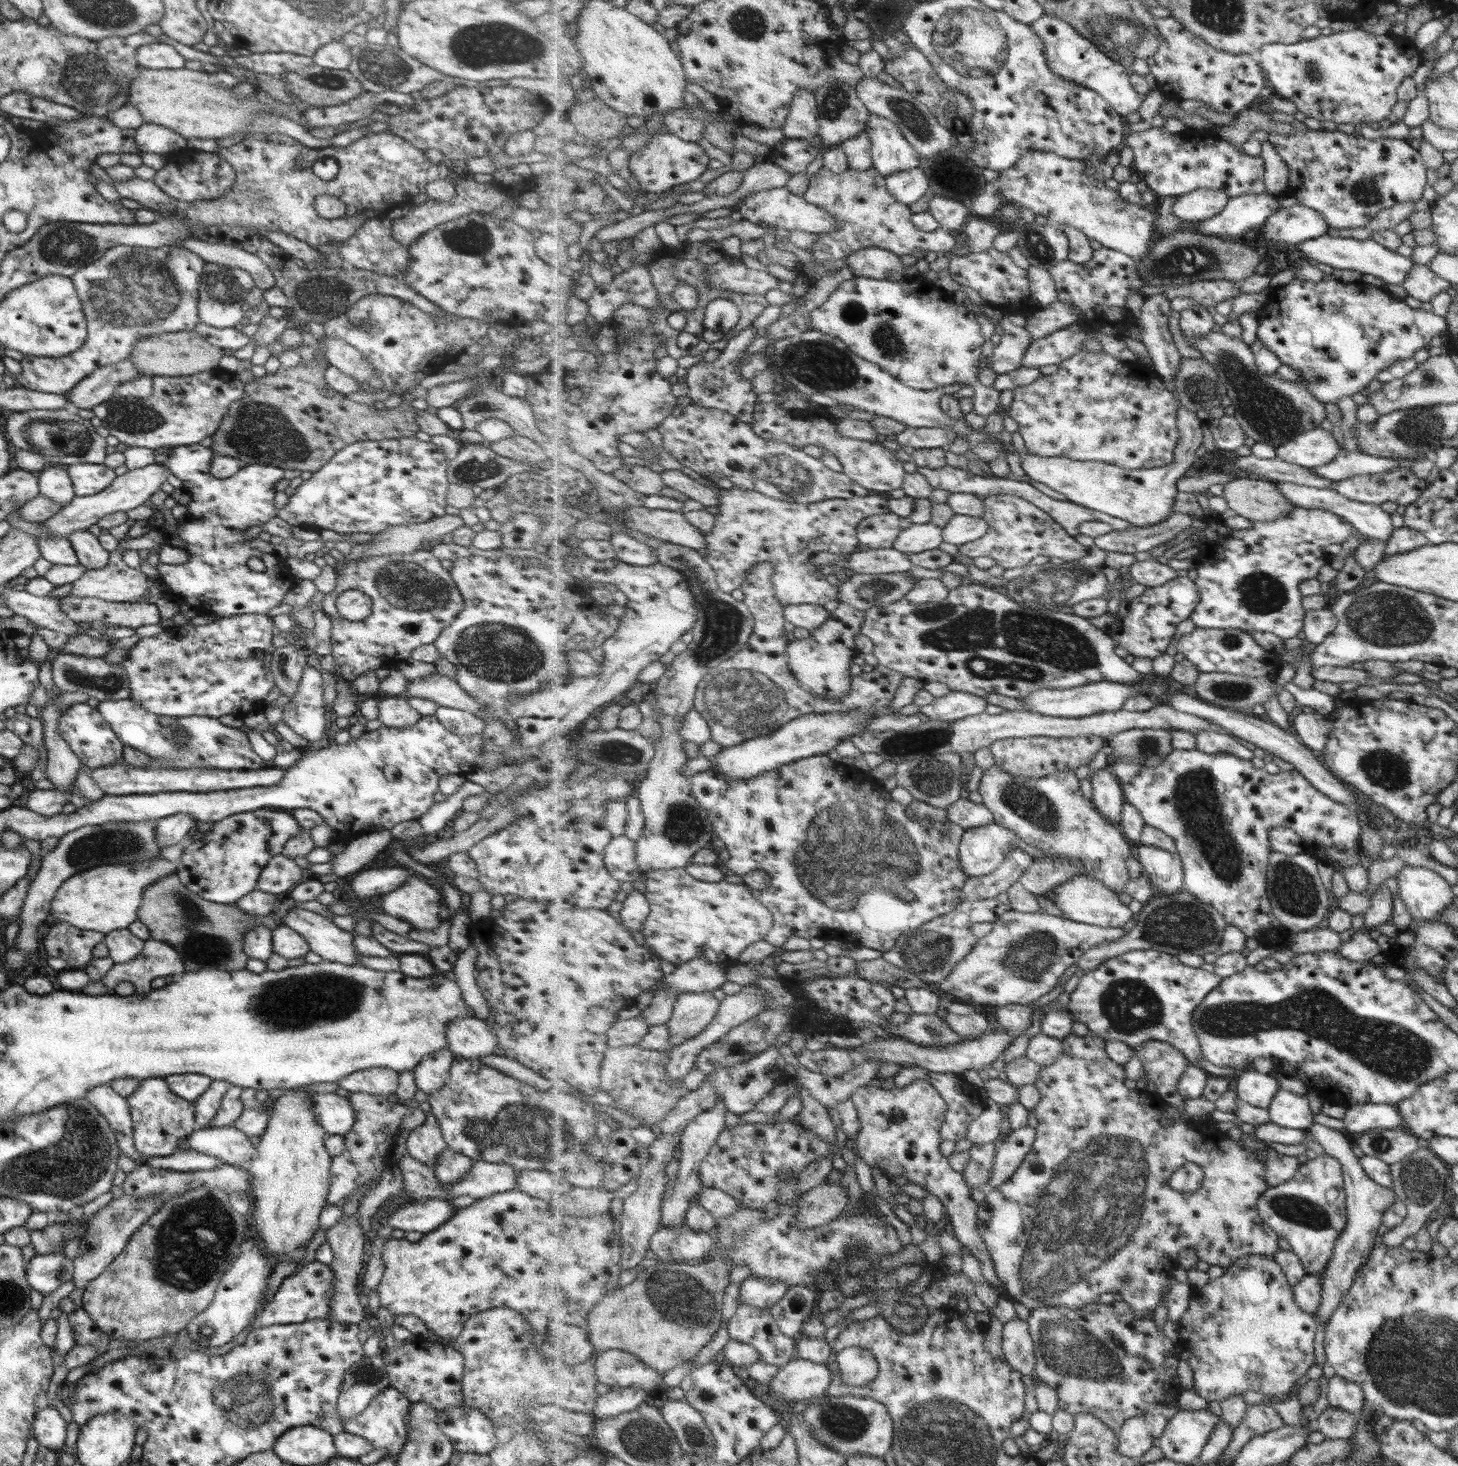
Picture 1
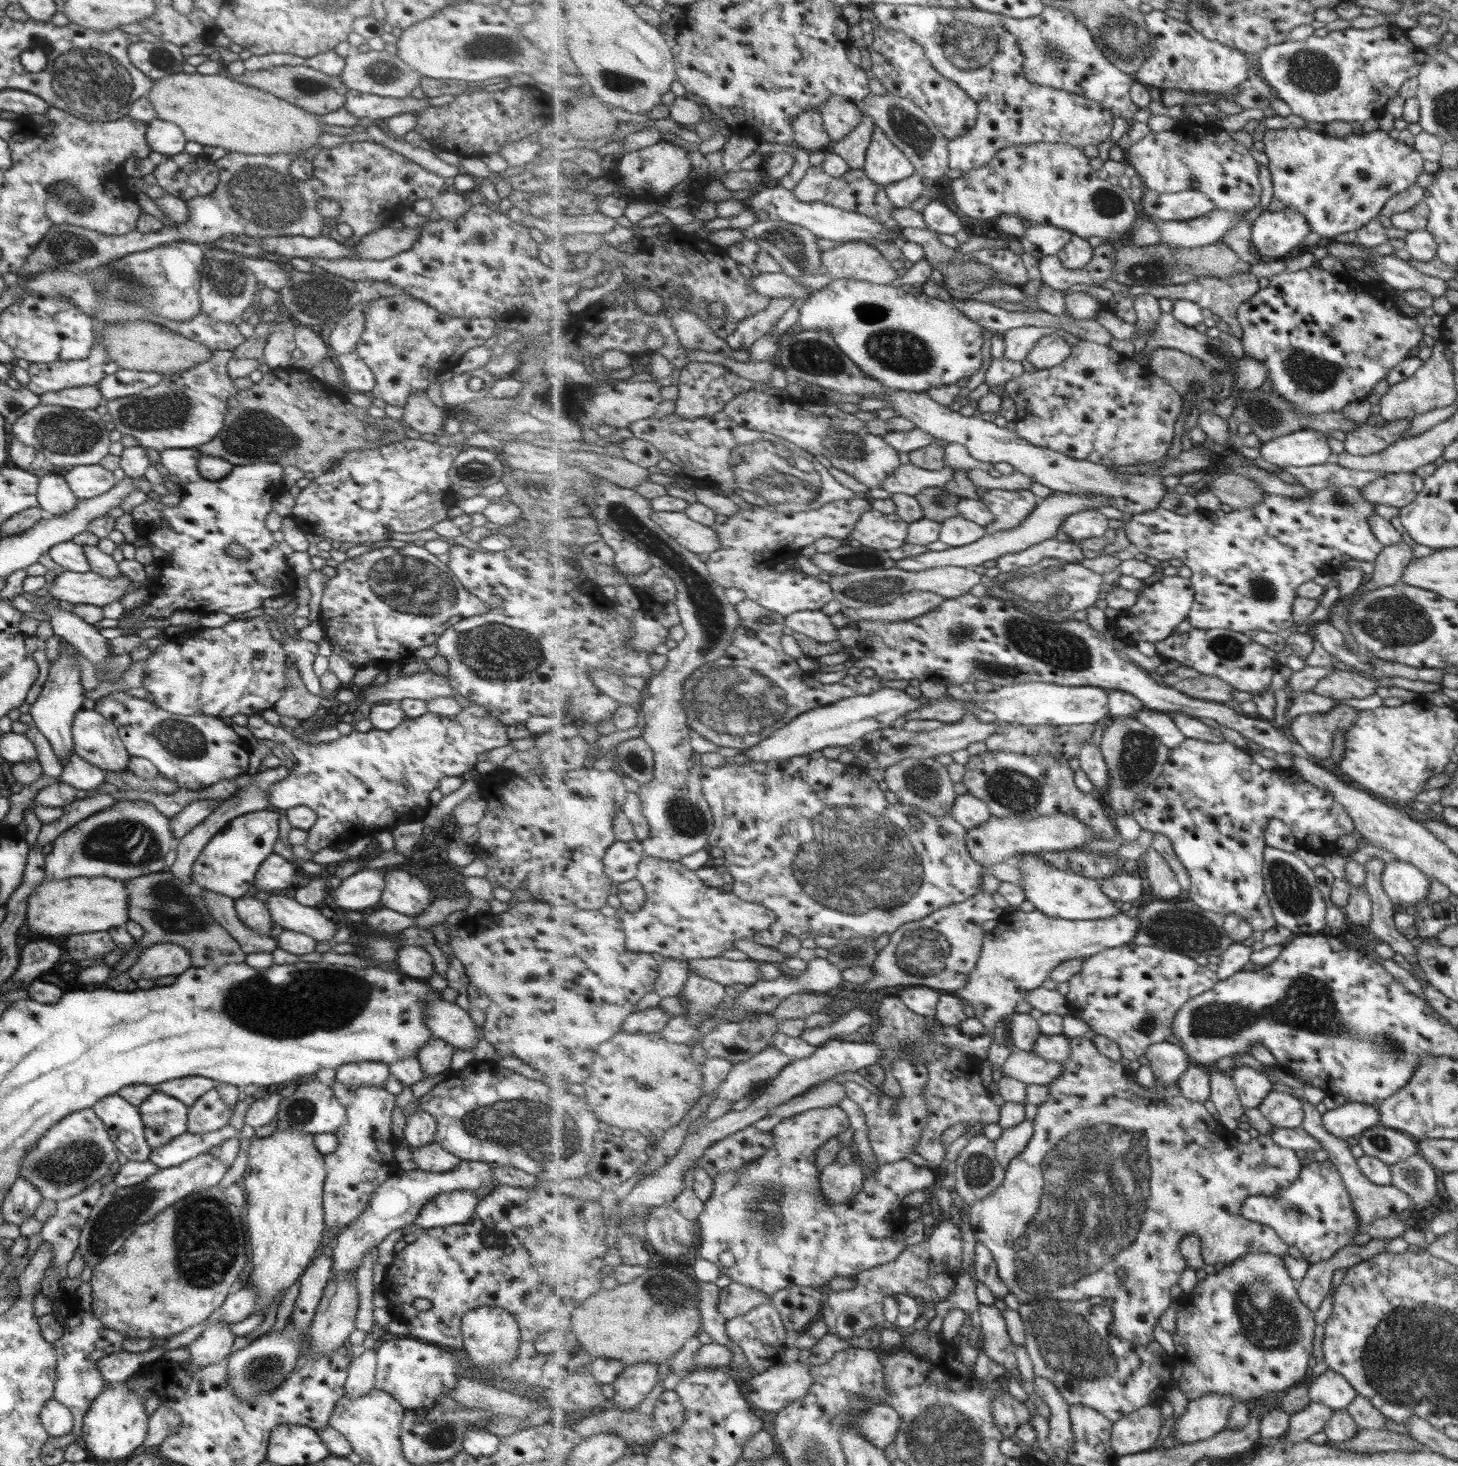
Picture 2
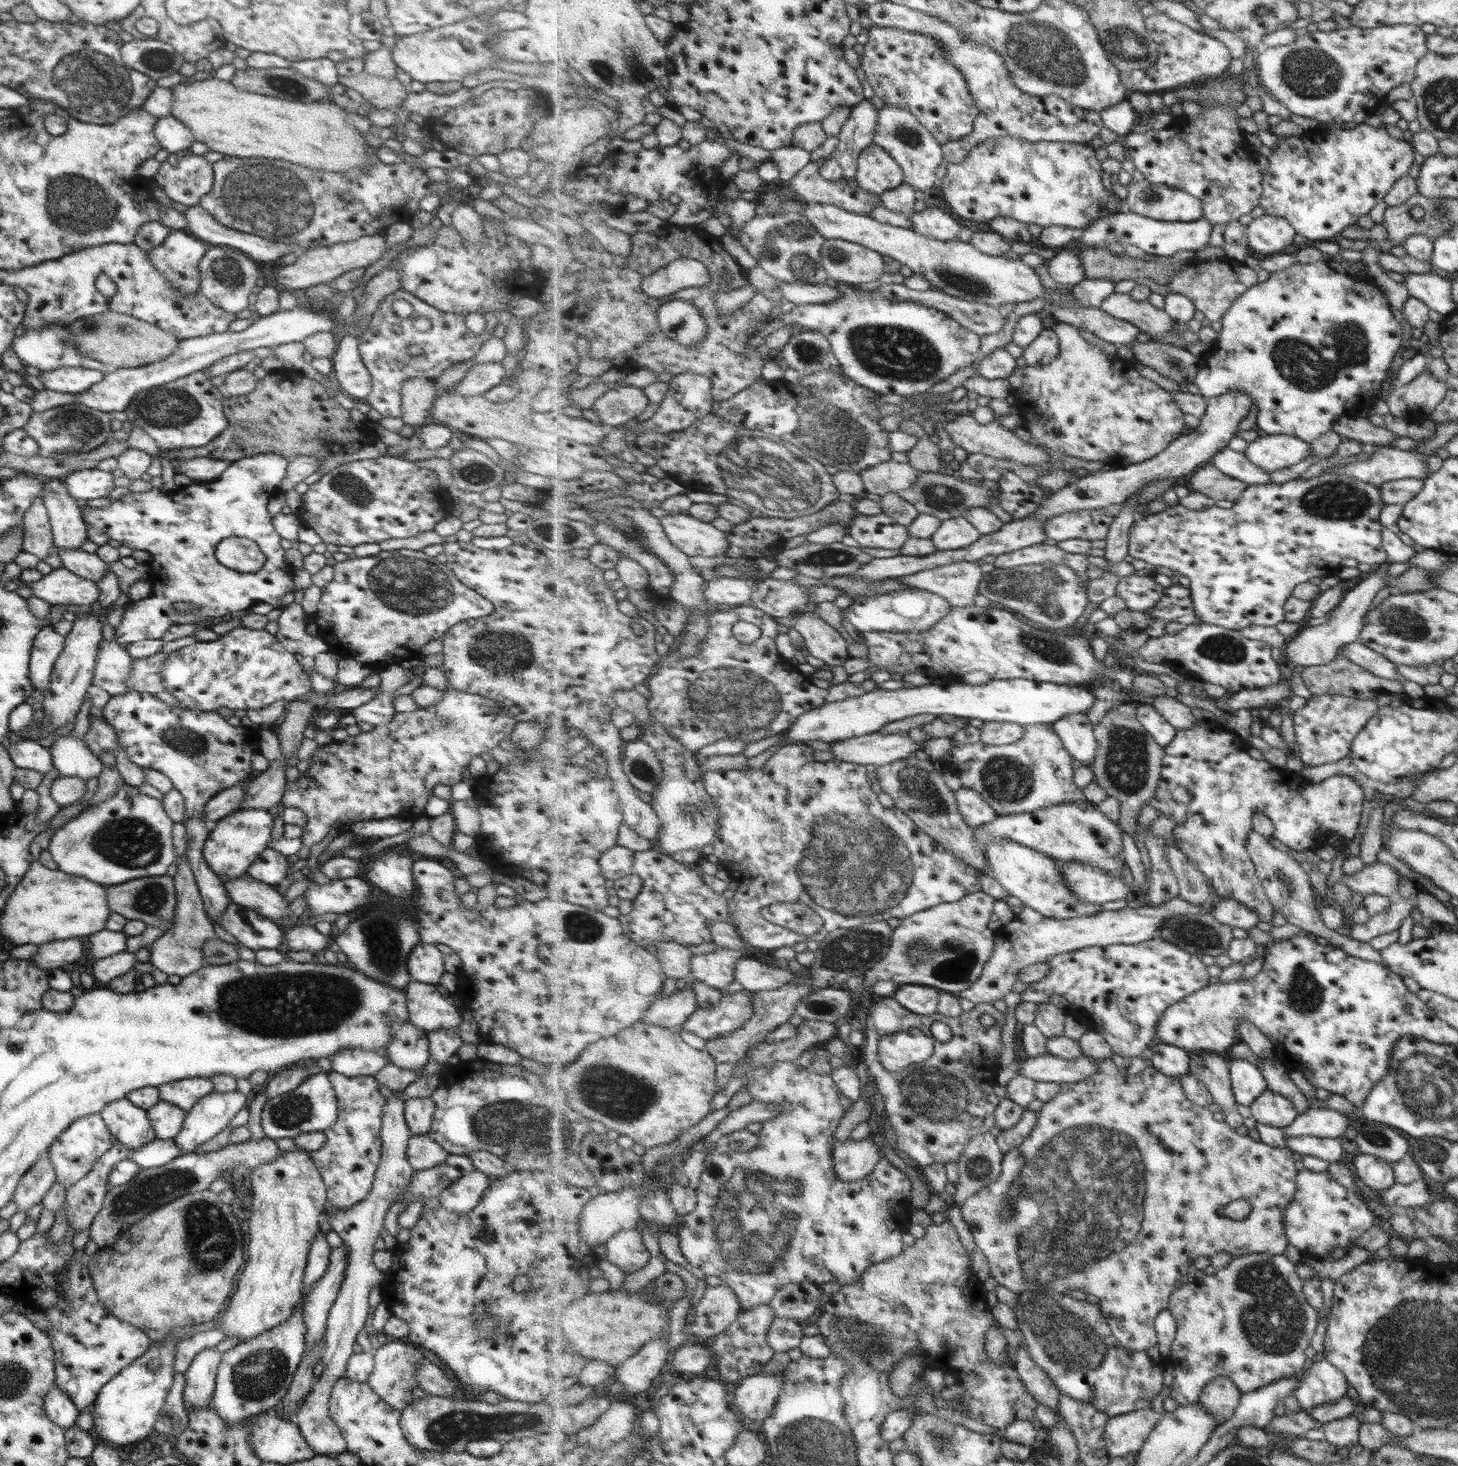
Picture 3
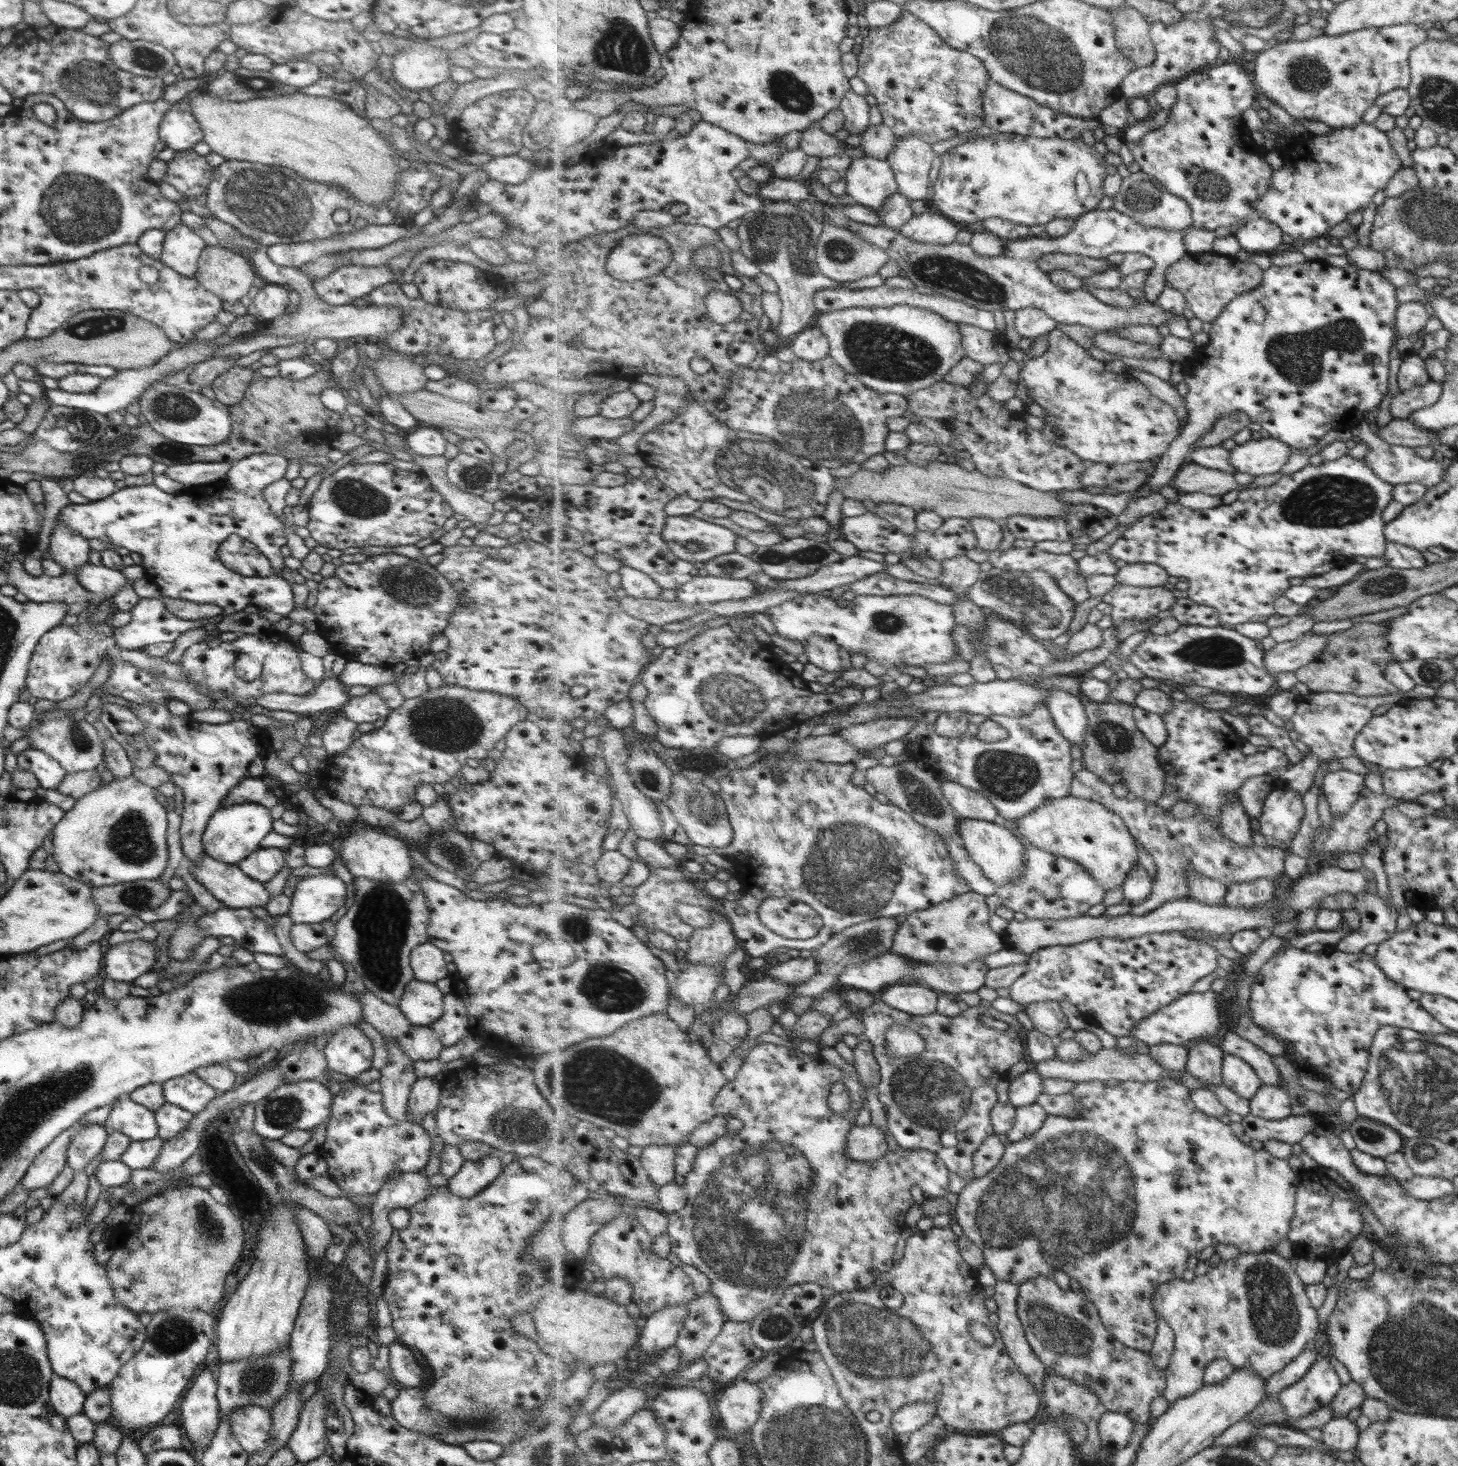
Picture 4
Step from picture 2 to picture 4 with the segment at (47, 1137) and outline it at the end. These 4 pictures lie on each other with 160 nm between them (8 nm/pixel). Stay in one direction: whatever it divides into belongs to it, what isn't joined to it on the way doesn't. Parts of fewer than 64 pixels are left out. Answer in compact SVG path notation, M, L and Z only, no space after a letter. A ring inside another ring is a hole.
M84 1124L71 1137L66 1146L66 1165L75 1173L84 1170L85 1166L100 1153L108 1134L105 1124Z

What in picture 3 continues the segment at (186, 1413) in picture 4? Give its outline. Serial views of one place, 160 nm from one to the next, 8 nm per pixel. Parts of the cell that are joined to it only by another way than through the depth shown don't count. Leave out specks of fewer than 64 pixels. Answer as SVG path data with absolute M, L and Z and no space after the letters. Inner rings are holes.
M211 1347L201 1350L191 1359L184 1372L185 1382L182 1397L185 1408L194 1409L209 1403L220 1358L220 1353Z

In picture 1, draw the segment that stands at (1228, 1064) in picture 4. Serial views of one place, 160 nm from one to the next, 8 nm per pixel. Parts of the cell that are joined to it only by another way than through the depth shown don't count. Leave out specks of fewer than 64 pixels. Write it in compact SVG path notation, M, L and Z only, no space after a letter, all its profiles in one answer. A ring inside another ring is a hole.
M1249 1068L1240 1073L1234 1088L1245 1102L1264 1109L1274 1101L1279 1083L1275 1077Z

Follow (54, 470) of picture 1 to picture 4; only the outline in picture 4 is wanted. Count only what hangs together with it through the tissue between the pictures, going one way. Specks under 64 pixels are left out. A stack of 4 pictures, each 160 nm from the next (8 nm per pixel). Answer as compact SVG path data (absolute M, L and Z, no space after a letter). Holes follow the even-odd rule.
M56 522L49 539L48 550L49 554L43 554L42 558L54 560L64 571L76 578L76 568L87 562L90 546L88 539Z

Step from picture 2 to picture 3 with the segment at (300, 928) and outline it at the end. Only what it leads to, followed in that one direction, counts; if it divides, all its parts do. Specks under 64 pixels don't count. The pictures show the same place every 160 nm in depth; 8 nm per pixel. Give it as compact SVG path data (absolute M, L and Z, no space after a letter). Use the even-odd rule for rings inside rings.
M245 874L239 878L223 881L222 885L231 899L231 903L252 909L271 922L287 919L290 910L283 895L274 890L274 886L255 881Z

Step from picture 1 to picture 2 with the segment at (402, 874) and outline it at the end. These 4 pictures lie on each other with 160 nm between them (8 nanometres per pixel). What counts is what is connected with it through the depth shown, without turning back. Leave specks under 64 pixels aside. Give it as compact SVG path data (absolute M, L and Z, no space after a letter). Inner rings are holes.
M365 868L347 876L336 890L327 891L327 903L335 911L361 911L377 904L385 888L384 872L387 870Z

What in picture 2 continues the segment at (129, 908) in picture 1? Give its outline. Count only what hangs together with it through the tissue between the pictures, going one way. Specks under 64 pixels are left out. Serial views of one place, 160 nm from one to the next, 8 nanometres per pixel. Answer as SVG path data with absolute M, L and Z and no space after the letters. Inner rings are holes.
M70 877L63 880L43 880L28 898L27 928L43 936L99 933L117 928L128 921L126 880L113 878Z

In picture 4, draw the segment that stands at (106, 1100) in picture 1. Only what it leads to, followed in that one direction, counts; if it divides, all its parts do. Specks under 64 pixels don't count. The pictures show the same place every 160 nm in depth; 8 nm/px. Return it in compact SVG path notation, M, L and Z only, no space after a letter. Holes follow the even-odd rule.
M127 1097L118 1099L110 1105L105 1124L133 1142L156 1137L154 1112Z

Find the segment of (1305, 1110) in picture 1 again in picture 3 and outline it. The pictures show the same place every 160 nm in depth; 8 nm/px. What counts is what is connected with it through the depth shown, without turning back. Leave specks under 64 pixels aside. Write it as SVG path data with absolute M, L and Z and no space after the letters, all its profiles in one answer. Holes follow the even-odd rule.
M1269 1088L1250 1107L1255 1120L1282 1129L1291 1126L1299 1115L1291 1099Z

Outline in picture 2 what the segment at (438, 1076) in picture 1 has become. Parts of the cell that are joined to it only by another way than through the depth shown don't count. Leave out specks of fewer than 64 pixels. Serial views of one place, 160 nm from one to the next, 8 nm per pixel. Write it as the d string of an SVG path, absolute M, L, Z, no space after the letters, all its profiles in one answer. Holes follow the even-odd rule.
M432 1037L417 1051L416 1059L424 1076L433 1078L450 1071L450 1060L454 1052L455 1048L444 1040Z

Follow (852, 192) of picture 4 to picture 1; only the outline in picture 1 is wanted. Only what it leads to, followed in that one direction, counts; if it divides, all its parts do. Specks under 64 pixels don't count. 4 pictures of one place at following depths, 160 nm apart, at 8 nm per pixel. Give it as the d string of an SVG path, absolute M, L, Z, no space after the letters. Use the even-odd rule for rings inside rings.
M872 114L865 131L872 142L874 168L885 178L919 166L915 147L890 118Z

